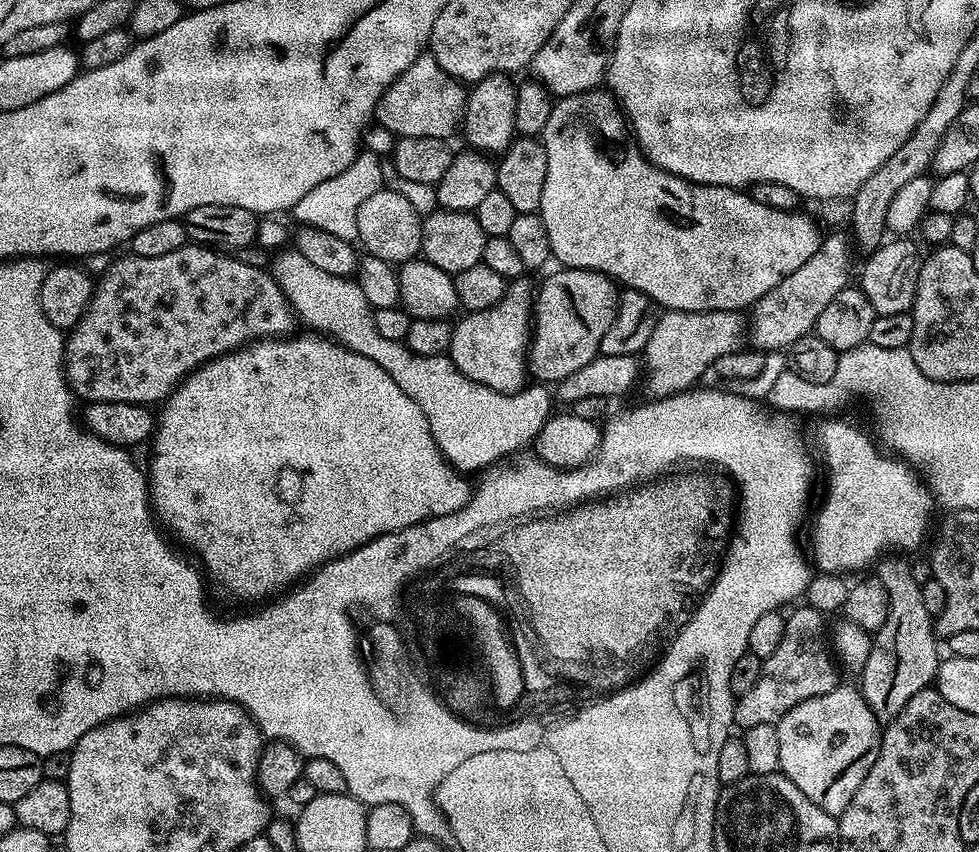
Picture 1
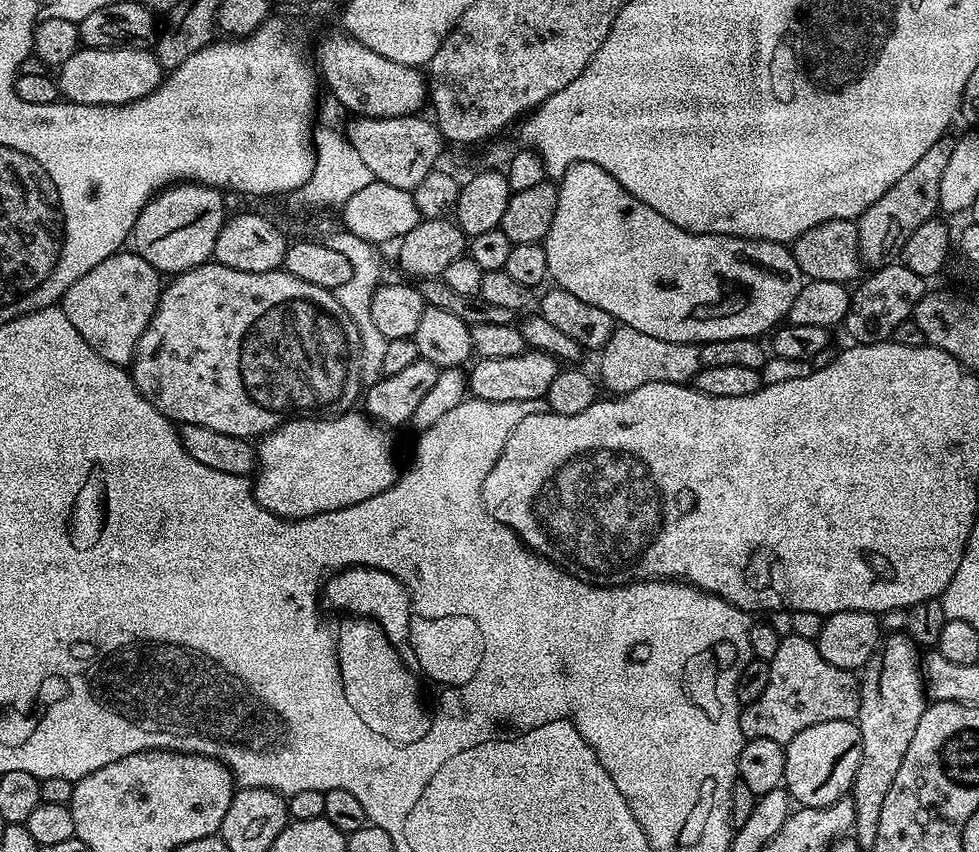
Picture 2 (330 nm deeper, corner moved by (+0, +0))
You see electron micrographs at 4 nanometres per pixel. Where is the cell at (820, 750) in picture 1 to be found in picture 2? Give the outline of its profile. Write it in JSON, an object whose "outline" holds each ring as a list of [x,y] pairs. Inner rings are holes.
{"outline":[[[850,720],[818,722],[818,726],[806,726],[802,734],[794,734],[784,753],[786,770],[783,787],[789,797],[806,808],[828,808],[852,791],[862,754],[860,729]]]}

